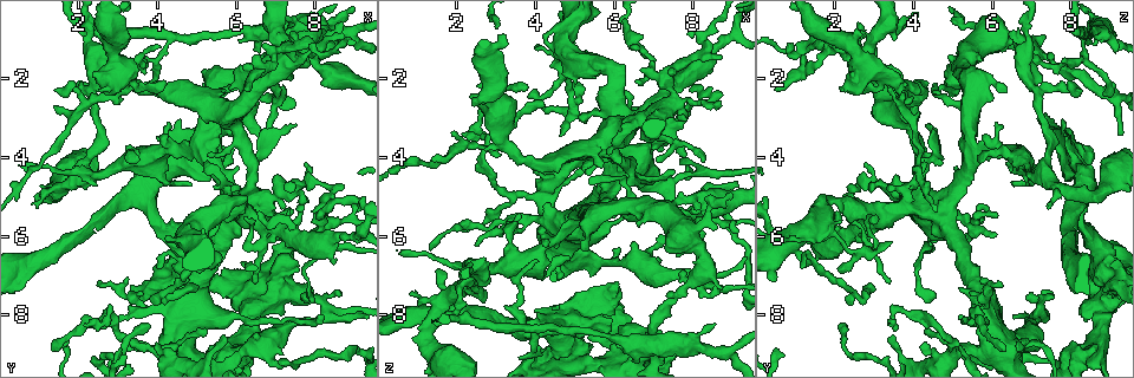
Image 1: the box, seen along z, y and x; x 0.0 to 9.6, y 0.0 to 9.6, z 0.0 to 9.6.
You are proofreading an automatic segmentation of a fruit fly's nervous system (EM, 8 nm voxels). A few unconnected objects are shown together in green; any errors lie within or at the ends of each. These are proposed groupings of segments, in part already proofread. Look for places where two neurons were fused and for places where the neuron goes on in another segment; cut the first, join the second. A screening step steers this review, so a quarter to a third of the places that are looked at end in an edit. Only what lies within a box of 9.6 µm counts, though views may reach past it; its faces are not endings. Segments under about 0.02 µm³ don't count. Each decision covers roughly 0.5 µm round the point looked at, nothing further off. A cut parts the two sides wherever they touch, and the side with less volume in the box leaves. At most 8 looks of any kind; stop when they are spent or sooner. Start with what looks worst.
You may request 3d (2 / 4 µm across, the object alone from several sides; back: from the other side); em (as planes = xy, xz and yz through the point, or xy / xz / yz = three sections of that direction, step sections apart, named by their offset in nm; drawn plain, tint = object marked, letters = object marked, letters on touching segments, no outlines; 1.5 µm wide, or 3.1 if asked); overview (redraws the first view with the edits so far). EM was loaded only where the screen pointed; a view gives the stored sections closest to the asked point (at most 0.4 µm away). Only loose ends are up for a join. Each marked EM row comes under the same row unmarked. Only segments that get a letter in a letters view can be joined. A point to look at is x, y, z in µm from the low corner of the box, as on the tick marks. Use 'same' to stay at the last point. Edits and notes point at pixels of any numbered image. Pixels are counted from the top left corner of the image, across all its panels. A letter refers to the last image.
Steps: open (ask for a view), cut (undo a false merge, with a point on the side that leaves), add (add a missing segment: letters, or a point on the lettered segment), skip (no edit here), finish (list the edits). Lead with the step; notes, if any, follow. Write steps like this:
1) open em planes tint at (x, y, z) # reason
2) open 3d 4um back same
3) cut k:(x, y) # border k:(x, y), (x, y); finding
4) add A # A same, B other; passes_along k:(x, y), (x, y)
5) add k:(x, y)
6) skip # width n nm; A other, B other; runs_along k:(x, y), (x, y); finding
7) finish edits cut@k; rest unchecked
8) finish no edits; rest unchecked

open 3d 4um at (7.75, 4.20, 2.80) # free end

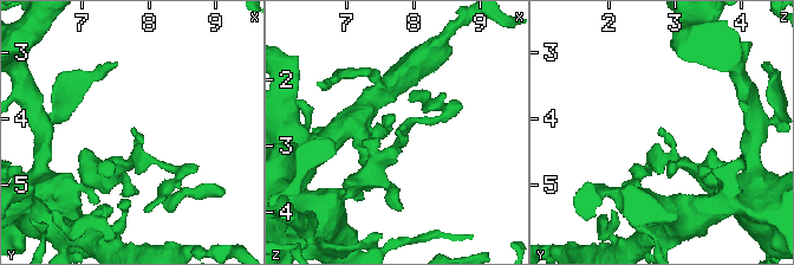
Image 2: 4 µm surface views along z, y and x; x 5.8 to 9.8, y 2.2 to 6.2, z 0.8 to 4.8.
open em yz step 8 tint at (7.75, 4.15, 2.75) # shape alone is not enough

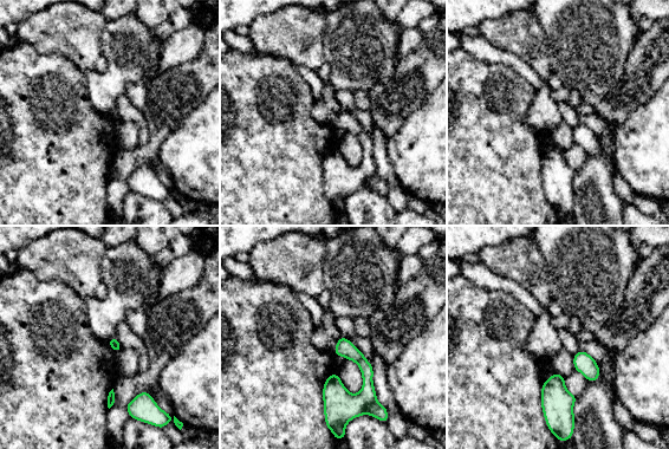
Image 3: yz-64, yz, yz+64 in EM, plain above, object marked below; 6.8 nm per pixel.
open em xy step 8 letters same # cut it another way

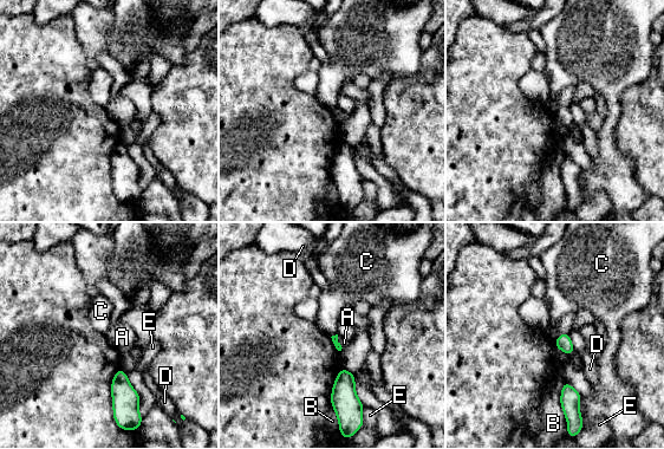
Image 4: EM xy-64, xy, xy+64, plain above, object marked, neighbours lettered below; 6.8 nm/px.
skip # longest_contact E 260 nm; A other, B other, C other, D other, E other; none of them fits

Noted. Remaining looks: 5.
open 3d 2um at (8.70, 0.90, 7.30) # stops while still wide

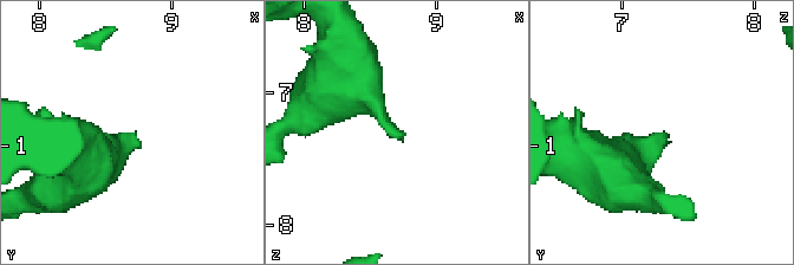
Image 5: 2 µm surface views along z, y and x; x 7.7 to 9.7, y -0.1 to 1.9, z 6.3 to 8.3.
open em xy step 4 letters at (8.72, 0.90, 7.32)

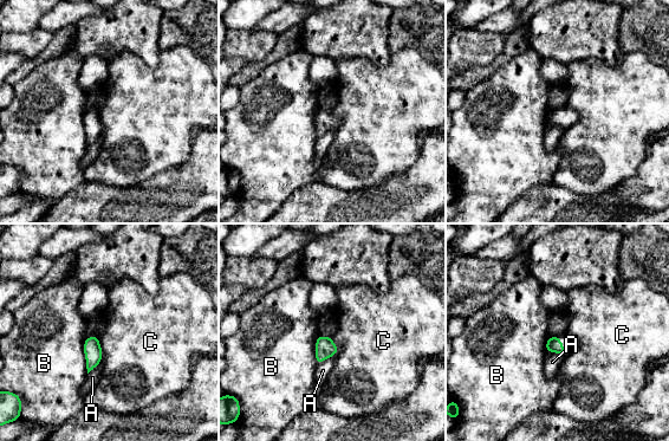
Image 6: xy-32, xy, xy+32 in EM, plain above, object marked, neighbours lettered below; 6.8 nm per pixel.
open em planes letters same

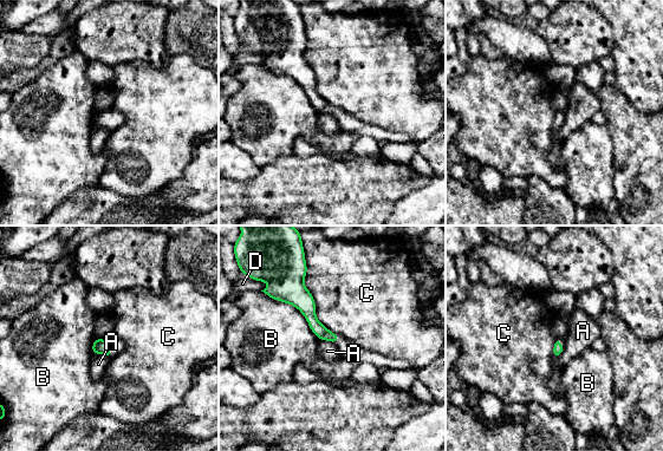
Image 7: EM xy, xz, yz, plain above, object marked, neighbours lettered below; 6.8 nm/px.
skip # A other, B other, C other, D other; border 7:(305, 262), (314, 315), (338, 335); no lettered segment goes on from it

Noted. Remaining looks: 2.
open em xy step 4 letters at (3.45, 4.20, 5.70) # branch stops here

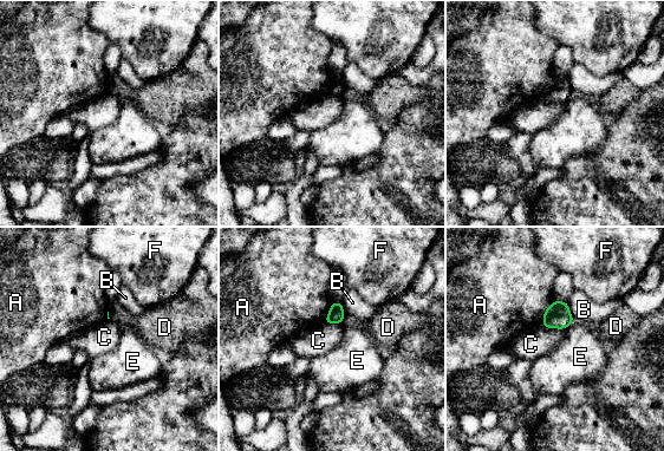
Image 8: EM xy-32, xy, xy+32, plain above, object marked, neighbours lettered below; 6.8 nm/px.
skip # A other, B other, C other, D other, E other, F other; border 8:(574, 321), (565, 329); no lettered segment goes on from it

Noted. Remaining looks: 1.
finish no edits; rest unchecked

